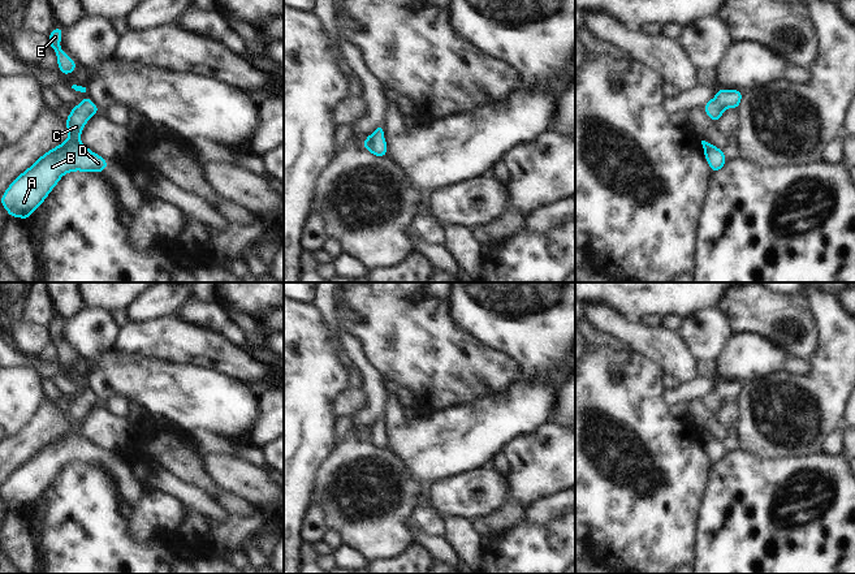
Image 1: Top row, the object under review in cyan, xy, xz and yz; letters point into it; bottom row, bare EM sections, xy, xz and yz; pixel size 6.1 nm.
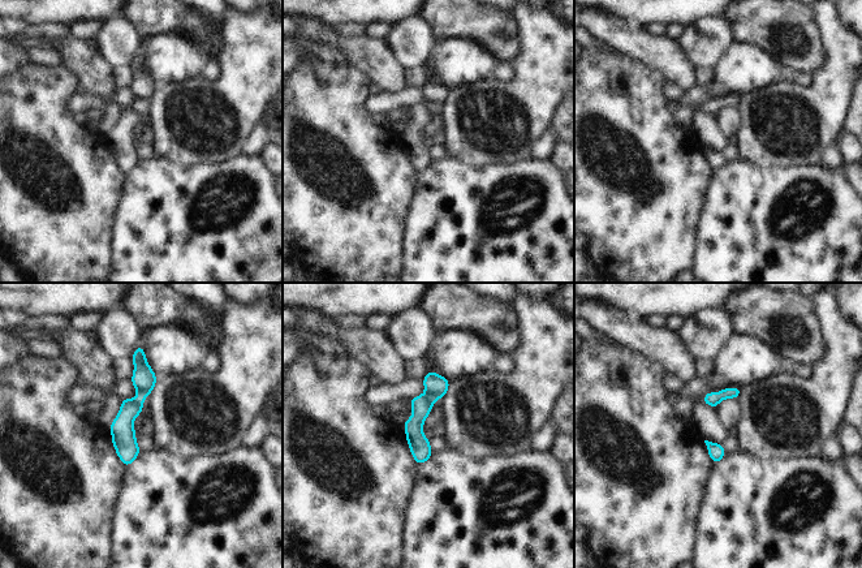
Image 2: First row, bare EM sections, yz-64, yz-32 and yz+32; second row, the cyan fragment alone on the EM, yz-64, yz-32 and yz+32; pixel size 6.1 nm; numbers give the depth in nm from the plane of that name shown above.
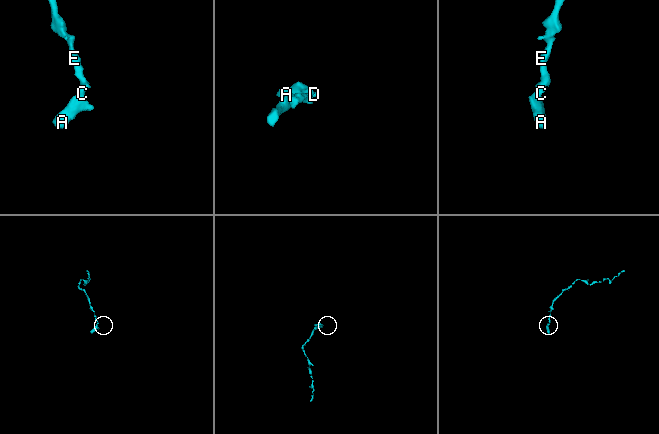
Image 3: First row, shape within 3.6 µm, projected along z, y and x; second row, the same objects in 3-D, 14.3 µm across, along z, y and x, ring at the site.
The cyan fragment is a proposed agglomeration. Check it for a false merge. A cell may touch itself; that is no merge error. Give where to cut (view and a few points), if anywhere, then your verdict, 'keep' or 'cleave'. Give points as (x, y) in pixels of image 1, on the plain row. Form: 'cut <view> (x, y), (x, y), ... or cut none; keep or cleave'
cut none; keep

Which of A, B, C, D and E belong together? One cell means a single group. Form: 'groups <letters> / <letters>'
groups A B C D E

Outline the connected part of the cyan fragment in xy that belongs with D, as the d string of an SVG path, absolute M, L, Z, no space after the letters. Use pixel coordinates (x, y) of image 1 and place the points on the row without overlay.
M86 387L81 396L72 400L65 413L69 430L39 449L7 479L0 495L12 509L27 512L65 465L73 462L100 465L108 458L104 449L79 433L87 411L99 402Z

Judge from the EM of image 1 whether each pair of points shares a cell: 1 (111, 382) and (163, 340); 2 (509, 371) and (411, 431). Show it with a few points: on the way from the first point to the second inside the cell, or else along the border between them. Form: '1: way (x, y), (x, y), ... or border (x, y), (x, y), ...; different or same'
1: border (108, 350), (132, 361), (167, 362); different
2: border (483, 397), (465, 406), (431, 411); different

